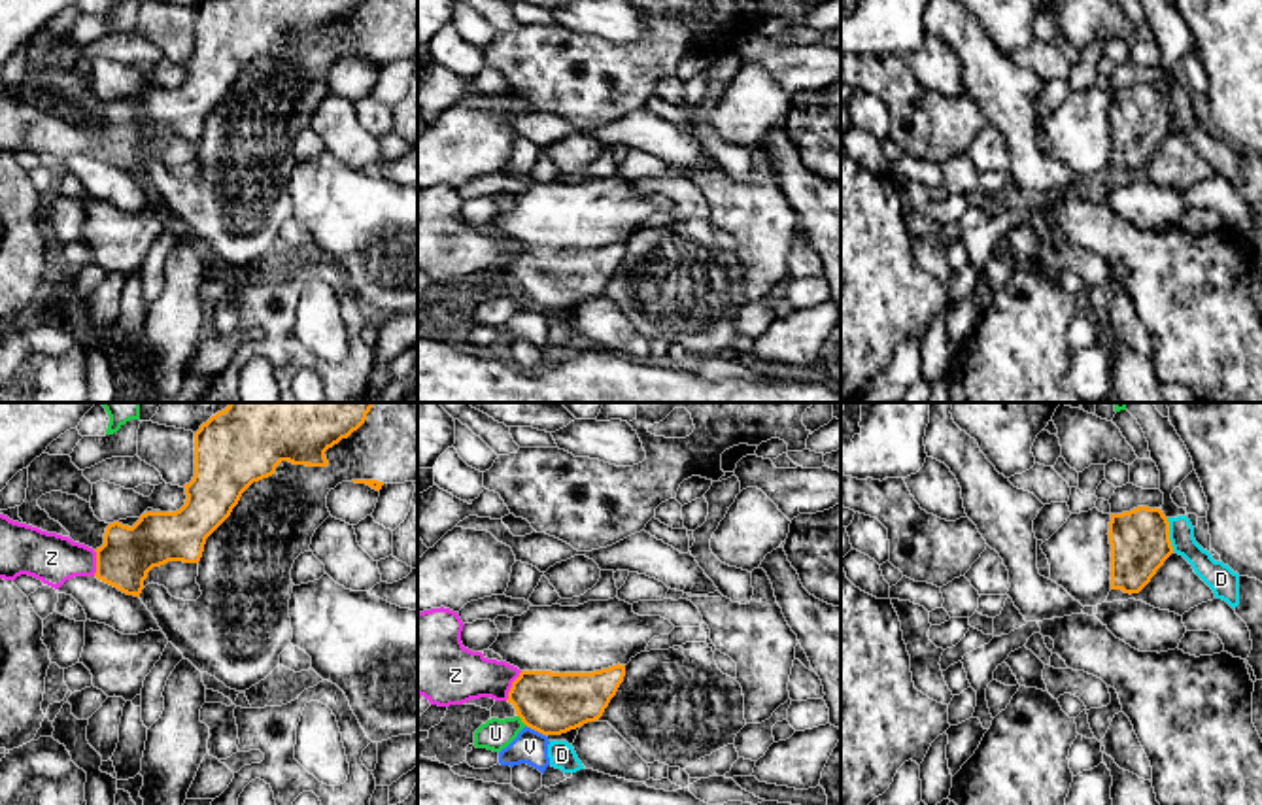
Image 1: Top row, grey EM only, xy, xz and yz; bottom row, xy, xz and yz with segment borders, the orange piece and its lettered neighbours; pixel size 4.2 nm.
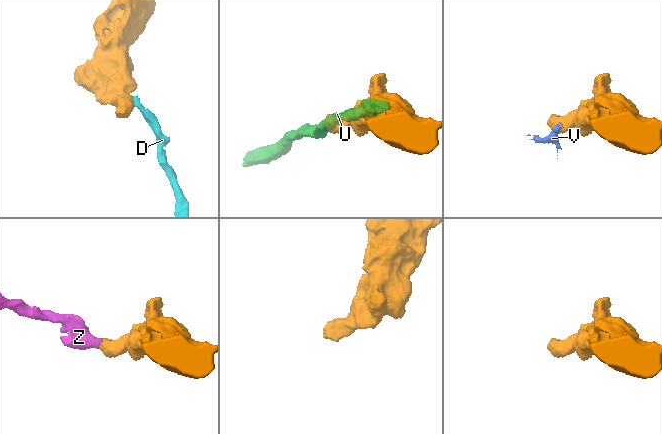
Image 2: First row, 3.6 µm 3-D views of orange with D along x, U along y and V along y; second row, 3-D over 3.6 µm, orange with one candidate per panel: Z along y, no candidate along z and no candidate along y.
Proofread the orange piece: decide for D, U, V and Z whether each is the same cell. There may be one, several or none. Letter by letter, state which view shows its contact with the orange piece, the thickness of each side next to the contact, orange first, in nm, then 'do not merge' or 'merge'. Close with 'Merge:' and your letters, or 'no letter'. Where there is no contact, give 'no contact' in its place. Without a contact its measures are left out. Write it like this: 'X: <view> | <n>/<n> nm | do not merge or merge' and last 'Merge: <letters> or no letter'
D: yz | 260/110 nm | do not merge
U: xz | 260/130 nm | do not merge
V: xz | 260/150 nm | do not merge
Z: xz | 260/240 nm | merge
Merge: Z

